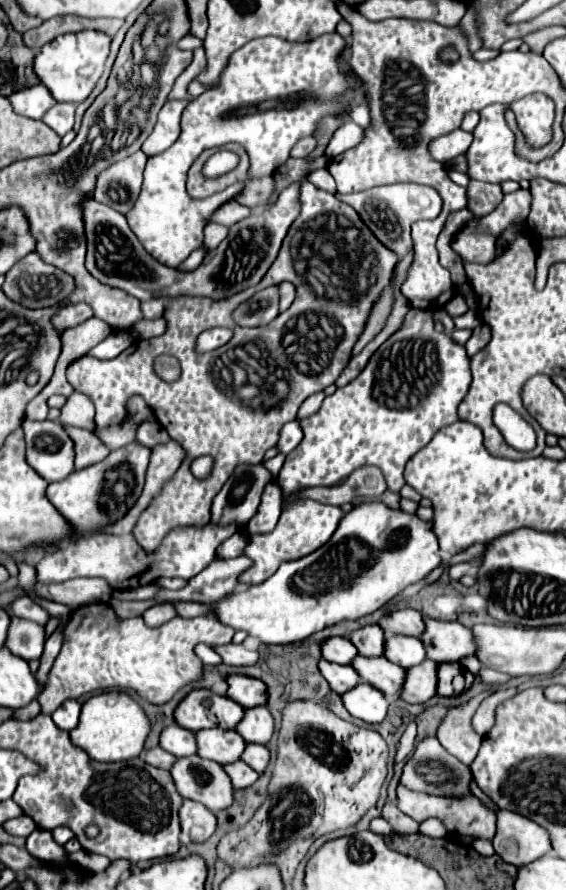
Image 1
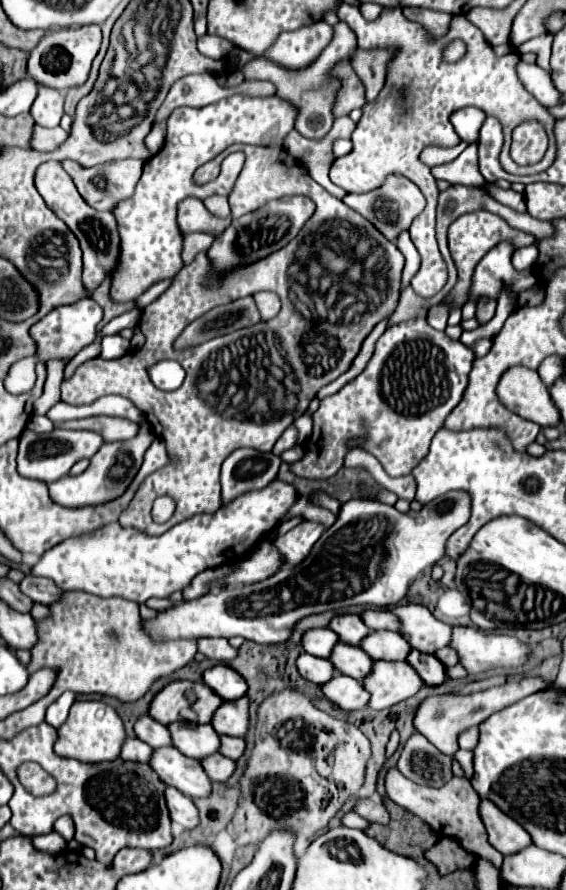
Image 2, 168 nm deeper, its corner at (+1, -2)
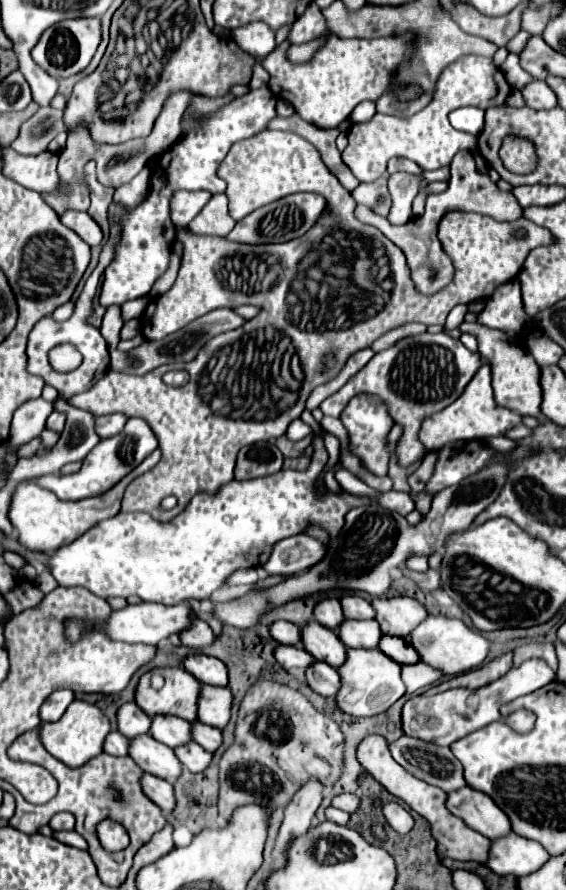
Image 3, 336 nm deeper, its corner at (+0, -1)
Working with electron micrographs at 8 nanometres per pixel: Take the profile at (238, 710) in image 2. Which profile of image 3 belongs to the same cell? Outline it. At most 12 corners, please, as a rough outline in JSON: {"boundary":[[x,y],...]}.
{"boundary":[[202,686],[198,722],[224,730],[232,690]]}

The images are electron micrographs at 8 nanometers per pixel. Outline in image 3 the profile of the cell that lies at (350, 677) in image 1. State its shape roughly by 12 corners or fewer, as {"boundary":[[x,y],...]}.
{"boundary":[[278,646],[276,660],[286,668],[310,668],[316,660],[300,646]]}

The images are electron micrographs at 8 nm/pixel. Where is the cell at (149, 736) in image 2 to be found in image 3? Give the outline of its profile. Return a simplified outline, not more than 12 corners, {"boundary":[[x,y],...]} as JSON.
{"boundary":[[134,702],[120,706],[118,732],[148,734],[152,718]]}

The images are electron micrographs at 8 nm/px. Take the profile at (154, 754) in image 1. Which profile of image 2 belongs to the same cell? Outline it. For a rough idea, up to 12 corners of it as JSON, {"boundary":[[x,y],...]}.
{"boundary":[[127,739],[121,745],[121,759],[149,763],[151,747],[143,741]]}

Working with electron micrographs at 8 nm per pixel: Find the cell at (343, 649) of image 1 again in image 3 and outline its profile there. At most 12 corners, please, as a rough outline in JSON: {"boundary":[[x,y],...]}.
{"boundary":[[278,620],[270,632],[280,644],[298,646],[300,626]]}

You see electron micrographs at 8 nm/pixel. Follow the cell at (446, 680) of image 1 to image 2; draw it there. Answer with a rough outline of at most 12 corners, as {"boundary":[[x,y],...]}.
{"boundary":[[411,649],[407,661],[427,685],[447,679],[435,655]]}

